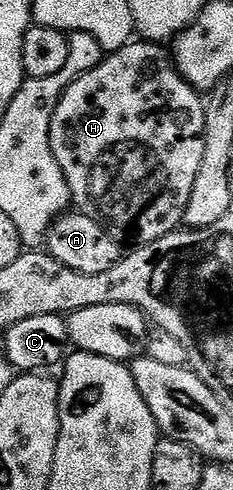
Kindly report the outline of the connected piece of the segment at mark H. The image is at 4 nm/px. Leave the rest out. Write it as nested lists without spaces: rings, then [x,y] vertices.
[[[133,40],[121,50],[110,53],[95,68],[91,68],[91,72],[79,76],[79,80],[69,85],[67,92],[63,92],[51,120],[51,148],[55,160],[59,160],[59,168],[63,168],[72,205],[80,213],[91,216],[91,220],[98,222],[116,242],[122,244],[148,244],[173,233],[184,223],[187,204],[191,200],[191,188],[195,188],[195,176],[199,176],[199,164],[203,164],[205,107],[202,95],[177,71],[177,63],[164,45]]]

